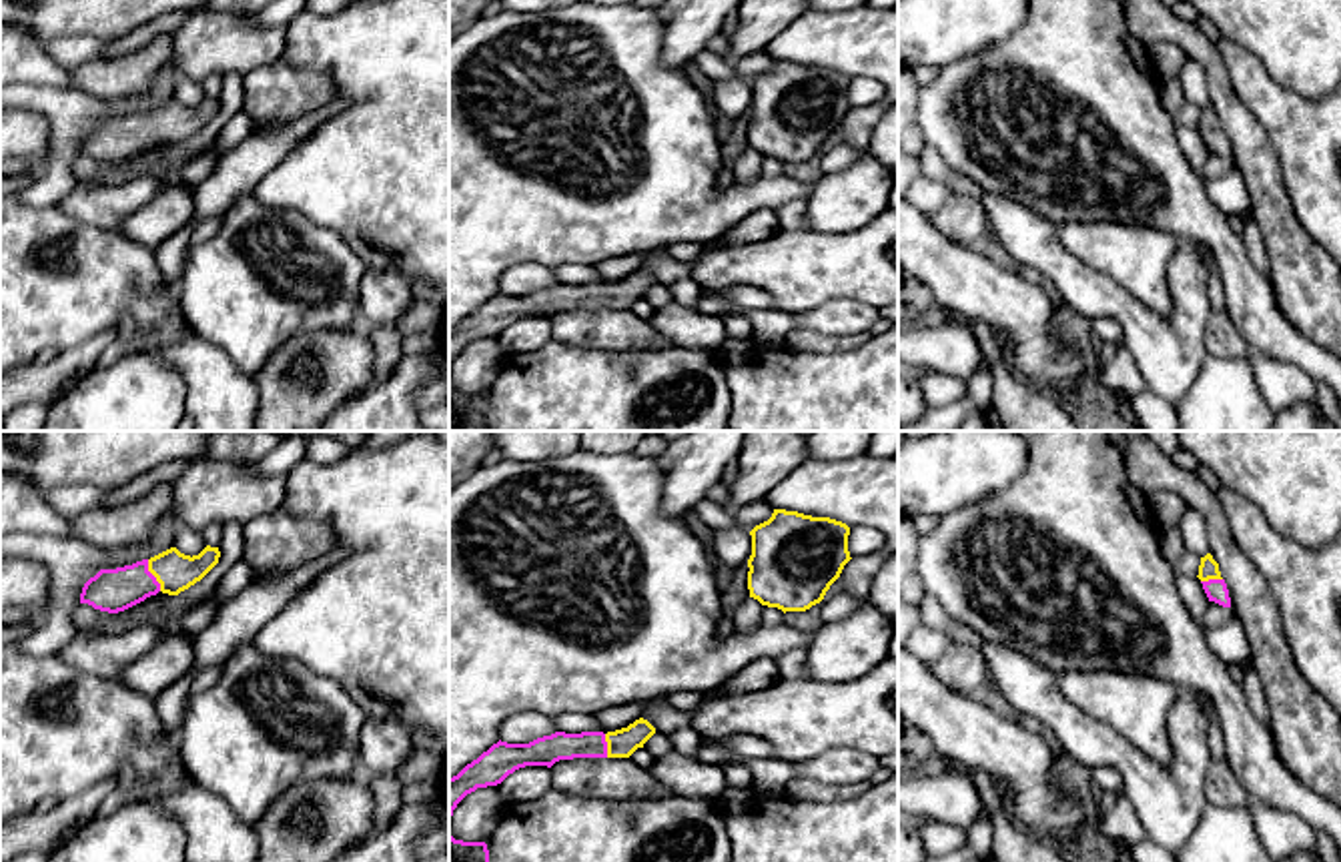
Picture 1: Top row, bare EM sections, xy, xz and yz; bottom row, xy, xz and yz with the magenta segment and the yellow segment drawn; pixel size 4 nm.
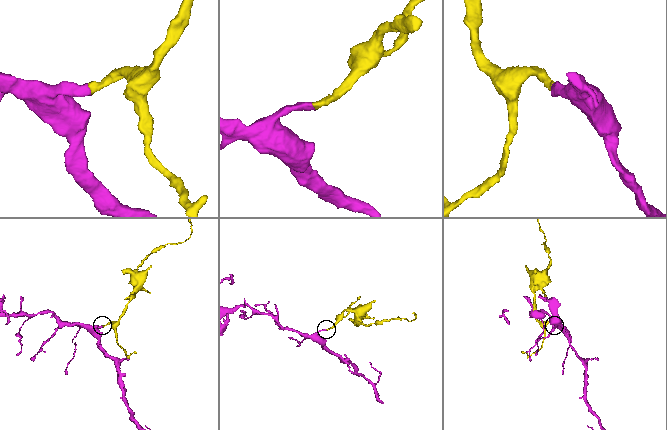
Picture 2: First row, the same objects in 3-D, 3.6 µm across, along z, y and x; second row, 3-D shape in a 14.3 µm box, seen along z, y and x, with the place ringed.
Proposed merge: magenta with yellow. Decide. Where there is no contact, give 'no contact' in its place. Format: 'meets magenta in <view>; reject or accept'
meets magenta in xy; accept

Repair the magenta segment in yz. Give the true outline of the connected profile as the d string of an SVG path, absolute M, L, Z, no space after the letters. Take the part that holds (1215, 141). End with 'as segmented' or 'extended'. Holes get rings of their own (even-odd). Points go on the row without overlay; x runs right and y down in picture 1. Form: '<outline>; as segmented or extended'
M1211 104L1201 108L1199 126L1209 152L1231 158L1231 148L1225 130L1221 128L1219 114Z; extended

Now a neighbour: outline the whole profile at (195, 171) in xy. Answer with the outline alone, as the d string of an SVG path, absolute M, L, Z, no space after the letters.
M212 142L200 154L196 154L186 164L182 164L176 170L176 178L194 190L212 172L214 164L216 164L216 156Z

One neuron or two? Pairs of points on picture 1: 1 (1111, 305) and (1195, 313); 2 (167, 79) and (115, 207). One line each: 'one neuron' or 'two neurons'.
1: one neuron
2: two neurons

